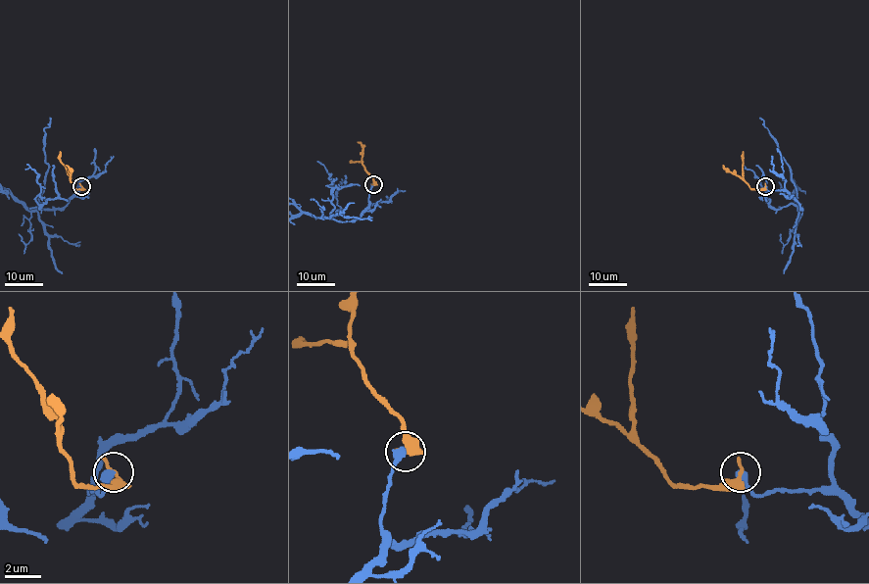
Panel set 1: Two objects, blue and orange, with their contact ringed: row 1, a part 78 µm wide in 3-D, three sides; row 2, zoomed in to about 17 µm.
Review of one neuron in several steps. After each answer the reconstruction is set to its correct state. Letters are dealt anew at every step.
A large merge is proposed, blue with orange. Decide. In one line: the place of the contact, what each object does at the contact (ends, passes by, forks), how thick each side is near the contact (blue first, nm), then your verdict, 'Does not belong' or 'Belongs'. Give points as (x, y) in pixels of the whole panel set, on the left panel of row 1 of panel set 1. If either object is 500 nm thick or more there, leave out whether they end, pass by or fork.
Place: (81, 186). At the ring blue ends. At the ring orange passes by. Thickness 480 nm (blue) against 300 nm. Does not belong

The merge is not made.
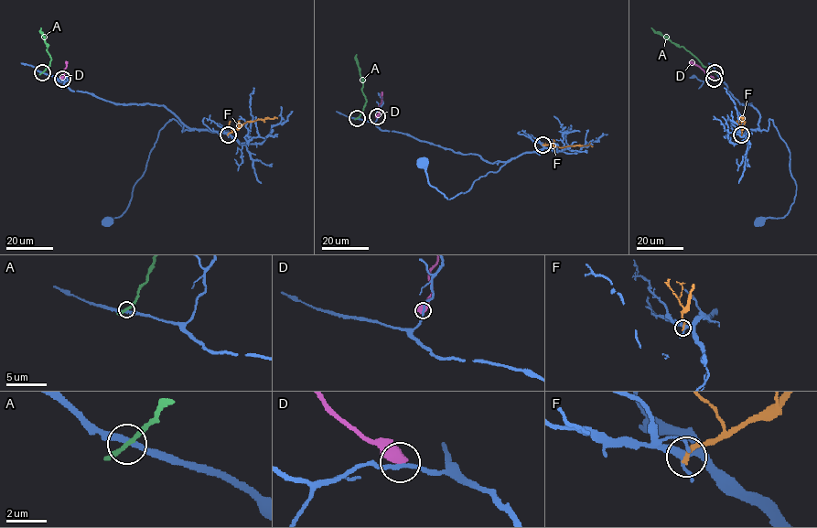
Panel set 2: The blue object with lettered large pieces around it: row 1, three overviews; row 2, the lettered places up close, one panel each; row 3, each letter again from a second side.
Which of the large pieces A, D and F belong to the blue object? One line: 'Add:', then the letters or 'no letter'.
Add: no letter

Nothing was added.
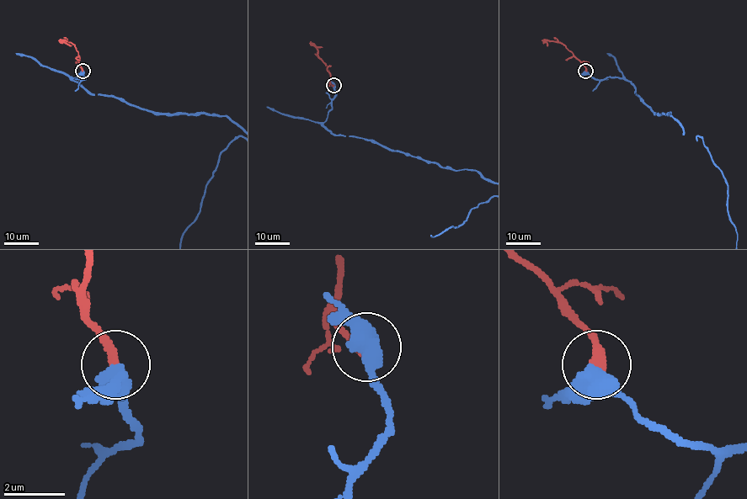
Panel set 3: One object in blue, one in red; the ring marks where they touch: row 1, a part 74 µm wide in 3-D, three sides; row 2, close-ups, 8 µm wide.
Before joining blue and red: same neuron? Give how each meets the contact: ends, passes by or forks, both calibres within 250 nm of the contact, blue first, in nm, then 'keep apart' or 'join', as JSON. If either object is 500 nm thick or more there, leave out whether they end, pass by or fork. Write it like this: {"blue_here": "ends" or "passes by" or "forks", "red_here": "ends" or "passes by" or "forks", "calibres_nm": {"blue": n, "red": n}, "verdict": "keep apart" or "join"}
{"calibres_nm": {"blue": 550, "red": 280}, "verdict": "join"}

